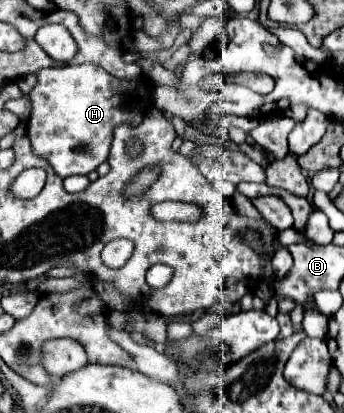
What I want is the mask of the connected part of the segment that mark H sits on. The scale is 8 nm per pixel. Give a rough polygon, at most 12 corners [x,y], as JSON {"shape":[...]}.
{"shape":[[44,68],[34,154],[58,176],[106,162],[114,128],[152,108],[144,76]]}

